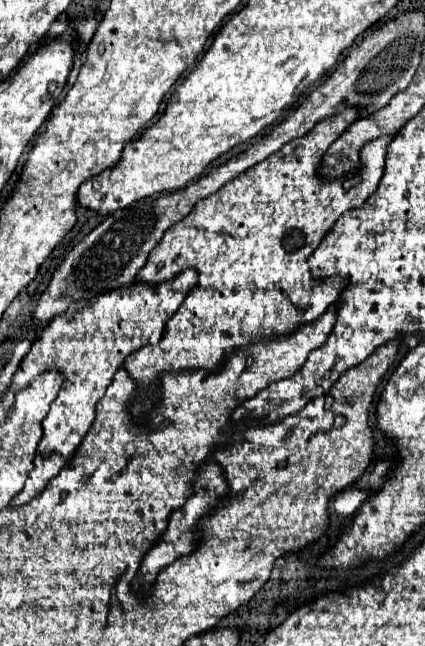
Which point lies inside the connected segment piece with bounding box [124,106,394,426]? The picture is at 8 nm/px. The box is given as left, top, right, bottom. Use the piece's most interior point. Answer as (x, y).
(250, 242)

